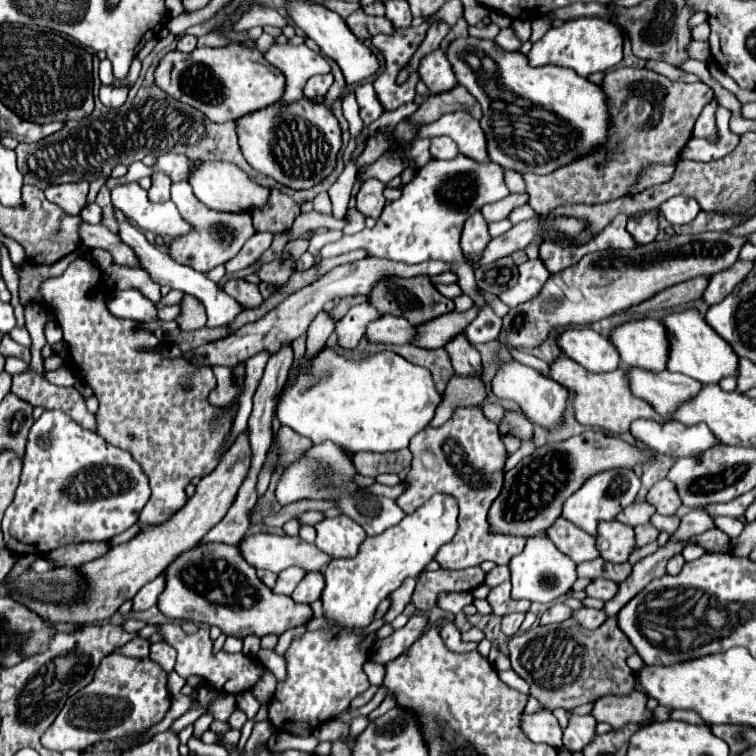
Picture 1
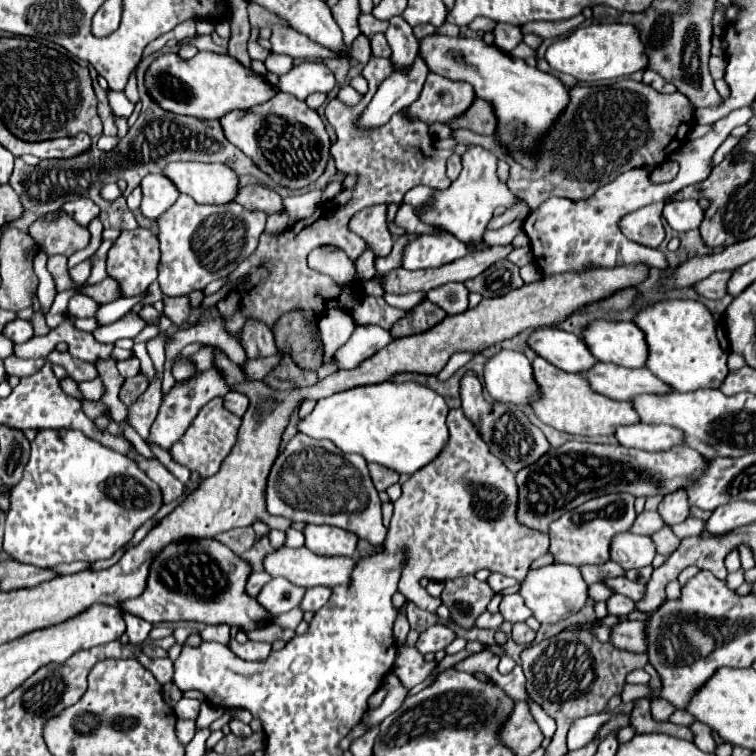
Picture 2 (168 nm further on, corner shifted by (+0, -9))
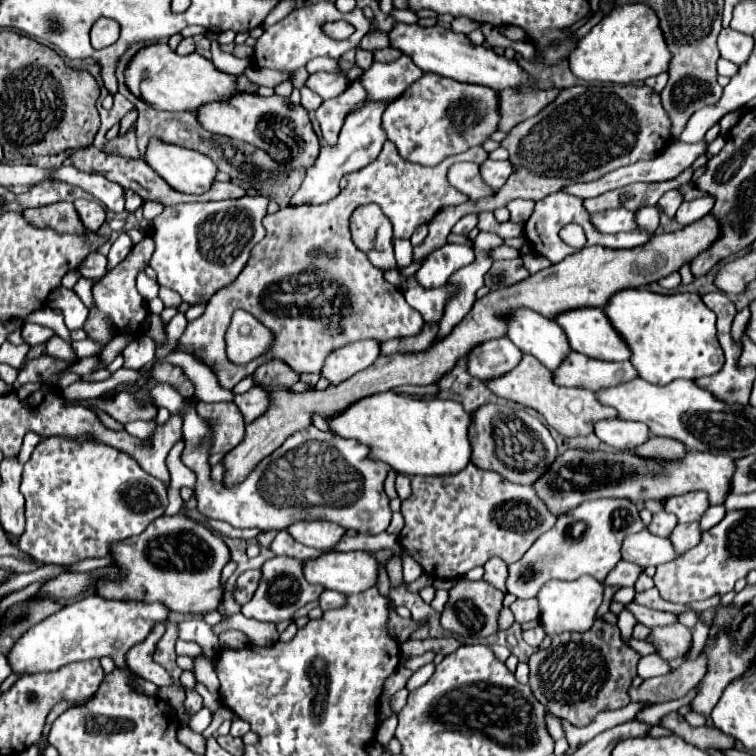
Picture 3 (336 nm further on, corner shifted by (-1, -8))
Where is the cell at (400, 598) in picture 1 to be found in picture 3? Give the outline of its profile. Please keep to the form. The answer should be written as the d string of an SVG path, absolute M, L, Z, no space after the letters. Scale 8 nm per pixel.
M470 461L462 473L446 477L412 477L412 495L402 501L402 549L434 579L460 579L486 559L500 557L506 565L522 559L524 551L548 529L556 517L536 499L532 487L510 483L496 471L482 471Z

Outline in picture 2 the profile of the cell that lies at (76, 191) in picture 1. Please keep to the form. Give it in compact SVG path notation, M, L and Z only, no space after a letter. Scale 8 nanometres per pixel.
M79 198L79 200L73 200L73 202L65 202L63 204L63 210L75 220L79 222L81 226L89 226L89 222L99 216L99 206L89 200L89 198Z

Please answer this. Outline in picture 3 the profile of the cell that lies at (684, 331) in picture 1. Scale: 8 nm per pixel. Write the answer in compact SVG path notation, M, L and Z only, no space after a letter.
M648 289L620 291L606 305L606 315L632 349L632 365L638 375L654 385L674 379L698 379L722 369L724 351L716 339L716 315L696 293L658 295Z

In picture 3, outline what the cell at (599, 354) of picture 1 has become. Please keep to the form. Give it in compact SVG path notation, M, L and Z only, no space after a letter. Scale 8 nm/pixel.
M514 311L510 315L508 339L528 355L534 355L542 365L554 371L562 365L562 359L572 353L566 333L552 319L542 317L536 311Z

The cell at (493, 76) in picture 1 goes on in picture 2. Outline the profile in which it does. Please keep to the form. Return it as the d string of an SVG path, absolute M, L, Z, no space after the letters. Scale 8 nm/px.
M429 34L419 40L419 56L425 60L427 68L435 74L441 74L449 80L463 80L475 88L477 98L489 100L495 104L497 112L497 136L501 144L509 144L509 152L531 168L535 158L531 156L537 140L551 126L551 122L561 114L561 108L569 104L569 90L565 84L549 72L531 68L521 58L513 58L501 52L495 46L485 44L479 38L461 38L461 36L443 36Z

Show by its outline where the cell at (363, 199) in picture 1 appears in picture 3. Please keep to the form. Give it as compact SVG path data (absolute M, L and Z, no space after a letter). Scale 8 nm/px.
M376 203L362 205L350 217L352 241L362 249L370 263L378 269L394 269L396 259L392 251L392 223L386 219Z

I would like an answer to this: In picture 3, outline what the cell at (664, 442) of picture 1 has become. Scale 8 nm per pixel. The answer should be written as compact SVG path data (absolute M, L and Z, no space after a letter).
M604 419L594 425L594 433L608 445L624 451L632 451L650 439L650 429L638 421L624 419Z

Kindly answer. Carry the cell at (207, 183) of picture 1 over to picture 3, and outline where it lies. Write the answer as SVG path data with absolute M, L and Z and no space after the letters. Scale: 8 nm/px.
M158 139L150 141L146 163L176 191L202 195L216 181L216 165L210 157Z

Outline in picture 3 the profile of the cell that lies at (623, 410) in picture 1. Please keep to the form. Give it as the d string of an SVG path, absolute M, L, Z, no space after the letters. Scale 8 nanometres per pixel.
M524 355L520 365L516 369L512 369L510 373L492 379L486 383L490 387L490 391L494 391L498 397L516 401L524 407L530 407L534 411L538 411L540 415L544 415L544 419L548 421L550 427L554 427L560 435L564 437L580 437L580 435L590 435L594 431L594 423L602 421L602 419L610 419L616 417L618 413L614 411L614 407L606 407L602 403L598 403L598 397L588 391L588 389L568 389L568 387L558 387L552 379L552 371L542 367L542 363L538 363L538 359L534 359L532 355Z

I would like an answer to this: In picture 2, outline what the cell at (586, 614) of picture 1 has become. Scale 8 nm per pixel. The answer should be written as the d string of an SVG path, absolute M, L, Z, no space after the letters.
M623 620L611 628L613 646L637 654L647 654L647 622Z

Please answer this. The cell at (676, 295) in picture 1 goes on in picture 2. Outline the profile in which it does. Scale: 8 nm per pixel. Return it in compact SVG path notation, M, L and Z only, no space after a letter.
M731 270L729 272L713 272L711 276L707 276L705 280L697 282L695 284L695 290L699 294L703 294L705 298L709 300L717 300L717 298L723 298L727 294L727 282L731 278Z

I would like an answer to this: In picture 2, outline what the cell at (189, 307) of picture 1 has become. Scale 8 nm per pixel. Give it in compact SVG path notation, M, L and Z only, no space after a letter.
M165 296L165 298L163 298L163 304L165 304L163 314L165 314L167 318L171 318L175 326L183 324L183 322L189 318L189 314L191 314L189 298L187 298L187 296L179 296L179 298L167 298L167 296Z

